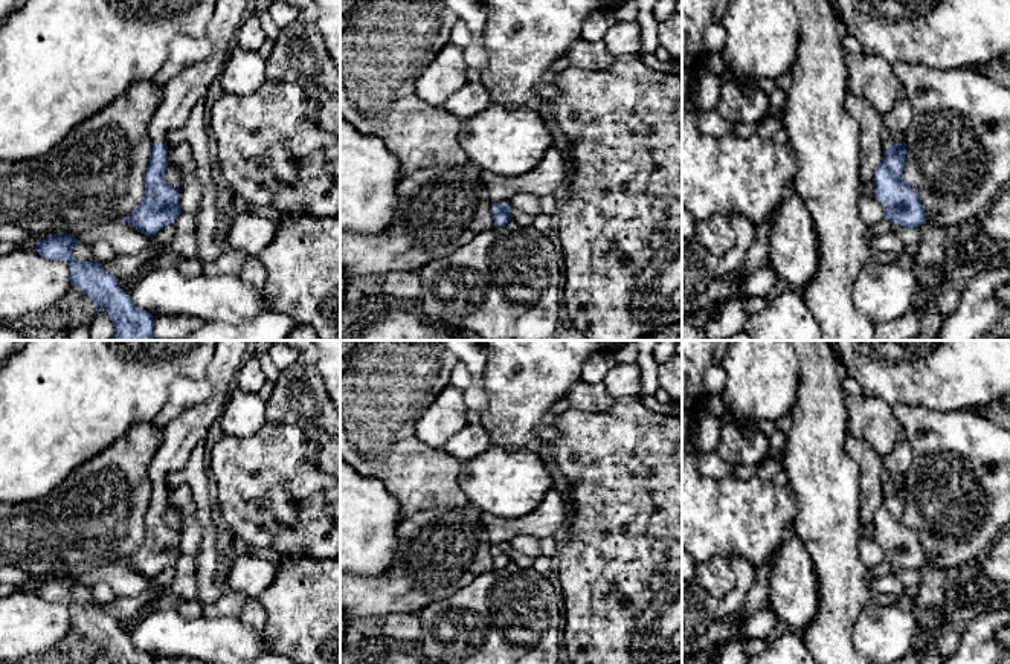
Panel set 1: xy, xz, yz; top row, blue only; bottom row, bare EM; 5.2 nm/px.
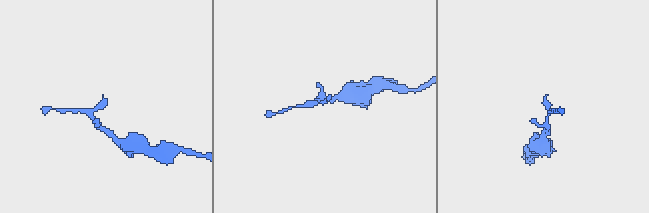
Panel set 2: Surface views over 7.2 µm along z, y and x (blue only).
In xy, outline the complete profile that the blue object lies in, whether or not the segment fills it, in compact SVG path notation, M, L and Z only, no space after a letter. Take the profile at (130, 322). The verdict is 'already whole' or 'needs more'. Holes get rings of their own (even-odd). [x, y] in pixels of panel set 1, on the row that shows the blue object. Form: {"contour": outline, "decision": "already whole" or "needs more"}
{"contour": "M53 234L38 240L35 250L46 259L61 259L70 266L70 284L88 296L98 311L104 311L114 325L113 340L154 340L154 317L131 304L119 279L102 269L101 261L81 261L72 255L79 241L72 234Z", "decision": "already whole"}

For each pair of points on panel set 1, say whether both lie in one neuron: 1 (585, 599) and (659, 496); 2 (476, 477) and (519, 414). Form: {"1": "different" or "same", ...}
{"1": "same", "2": "different"}

